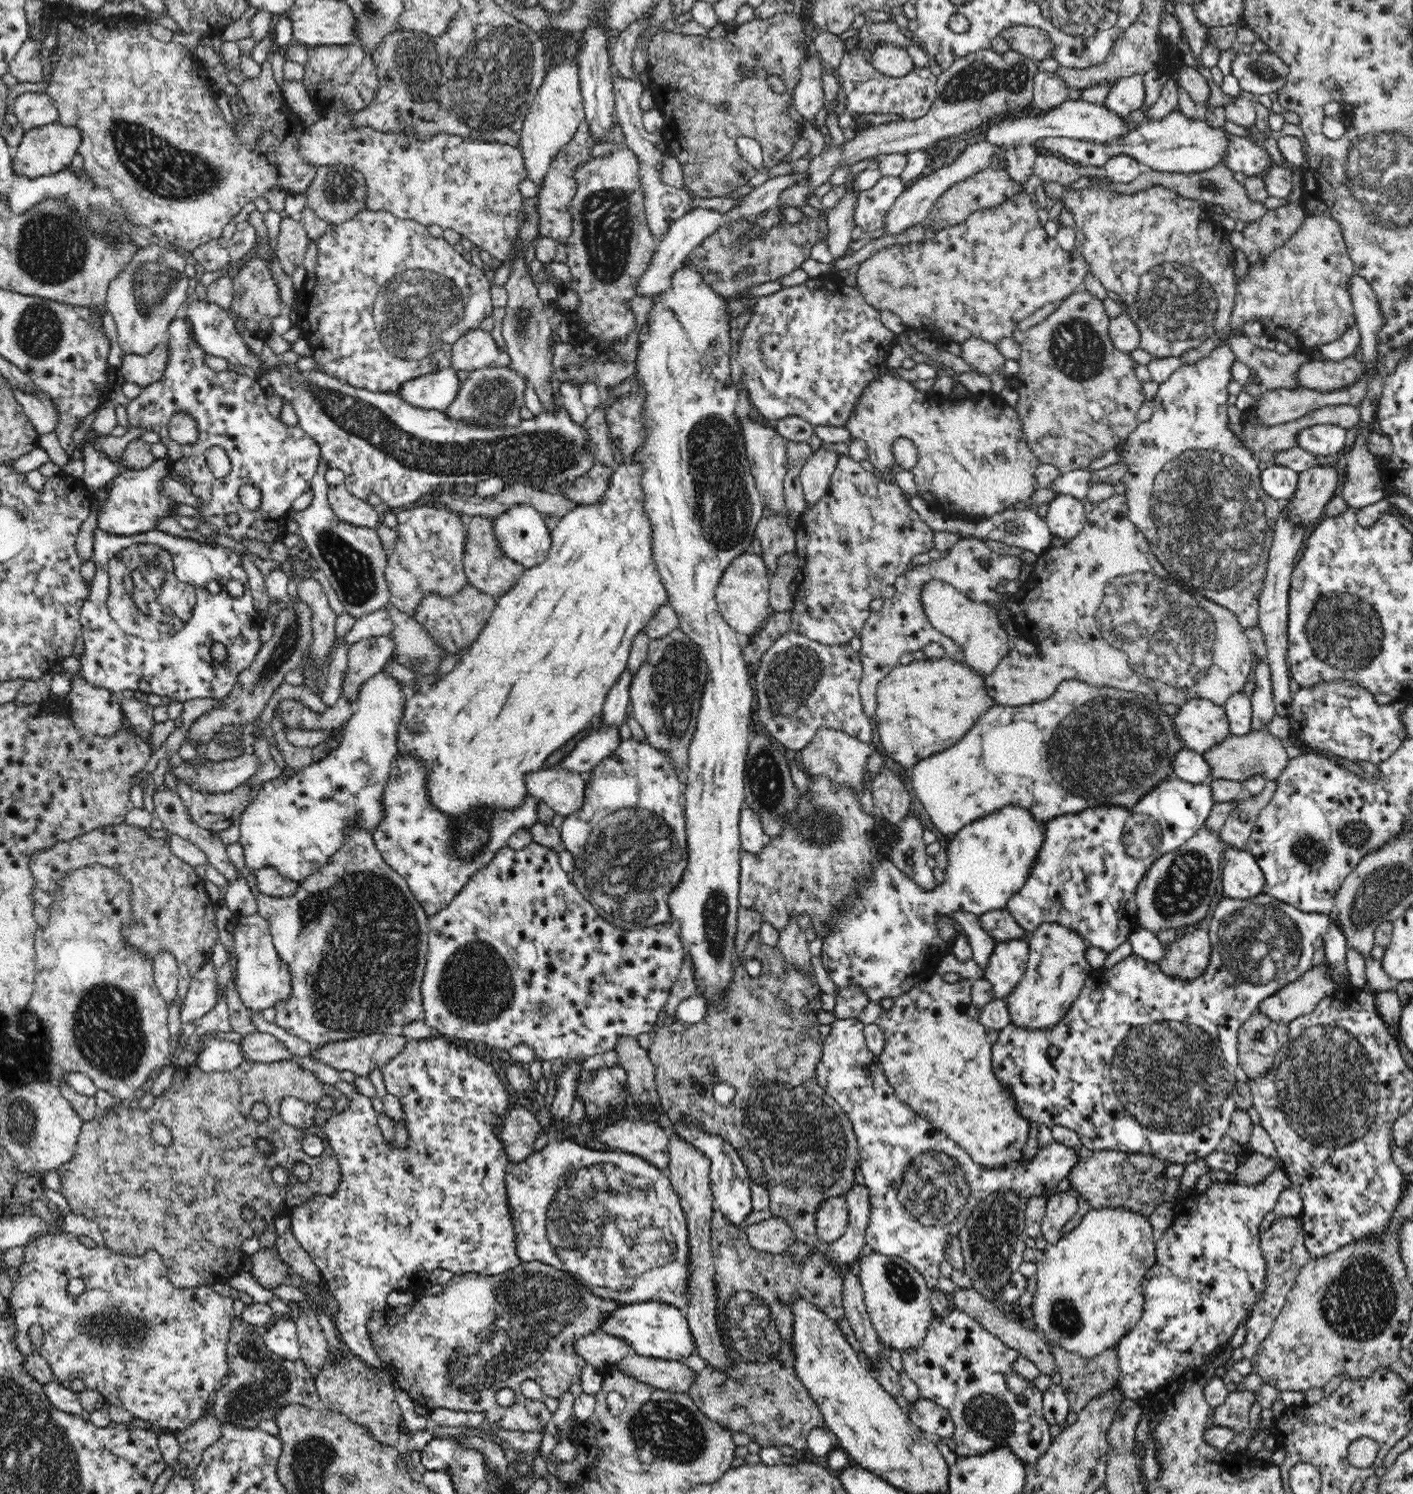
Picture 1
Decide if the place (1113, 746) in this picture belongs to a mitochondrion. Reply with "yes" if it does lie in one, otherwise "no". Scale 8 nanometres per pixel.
yes

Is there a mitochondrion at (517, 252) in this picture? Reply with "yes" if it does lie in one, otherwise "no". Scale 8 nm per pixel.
no

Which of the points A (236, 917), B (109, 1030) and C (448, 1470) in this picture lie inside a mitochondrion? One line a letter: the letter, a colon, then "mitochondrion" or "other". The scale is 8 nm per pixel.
A: other
B: mitochondrion
C: other

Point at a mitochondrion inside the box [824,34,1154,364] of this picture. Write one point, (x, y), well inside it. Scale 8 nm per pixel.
(981, 77)

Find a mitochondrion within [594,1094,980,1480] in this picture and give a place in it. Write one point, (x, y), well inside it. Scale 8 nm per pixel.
(934, 1184)

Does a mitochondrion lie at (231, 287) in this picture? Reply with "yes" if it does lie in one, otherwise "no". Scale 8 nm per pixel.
no

